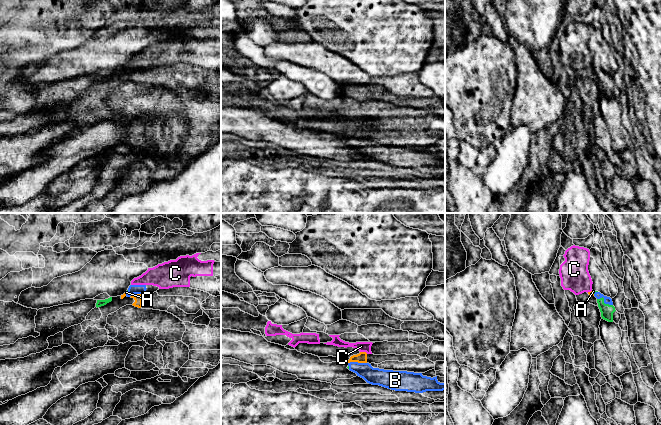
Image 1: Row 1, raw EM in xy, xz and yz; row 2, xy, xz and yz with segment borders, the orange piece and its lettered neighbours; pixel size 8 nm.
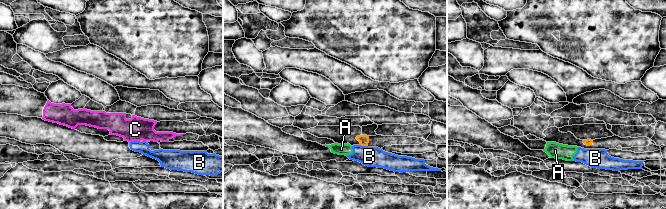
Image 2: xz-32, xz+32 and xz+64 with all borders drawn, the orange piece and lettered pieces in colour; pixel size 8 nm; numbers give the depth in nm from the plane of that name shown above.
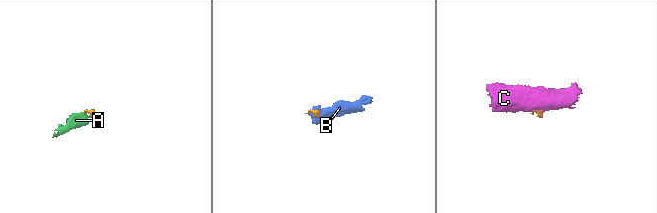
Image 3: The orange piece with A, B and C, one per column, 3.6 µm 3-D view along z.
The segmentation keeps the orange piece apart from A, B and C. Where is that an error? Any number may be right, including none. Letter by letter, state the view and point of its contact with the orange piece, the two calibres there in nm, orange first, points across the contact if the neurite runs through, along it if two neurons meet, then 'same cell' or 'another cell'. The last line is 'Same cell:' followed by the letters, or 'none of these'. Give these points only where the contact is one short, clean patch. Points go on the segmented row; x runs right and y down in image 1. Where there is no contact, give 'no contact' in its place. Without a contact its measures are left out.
A: meets orange in yz at (592, 292); 40 nm thick on the orange side, 20 nm on the other; border along yz (592, 291), (594, 293); another cell
B: meets orange in xz at (357, 361); 80 nm thick on the orange side, 140 nm on the other; border along xz (366, 362), (348, 363); another cell
C: meets orange in xz at (364, 352); 80 nm thick on the orange side, 80 nm on the other; border along xz (360, 351), (367, 353); another cell
Same cell: none of these

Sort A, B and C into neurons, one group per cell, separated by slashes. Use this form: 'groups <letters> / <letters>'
groups A B / C

